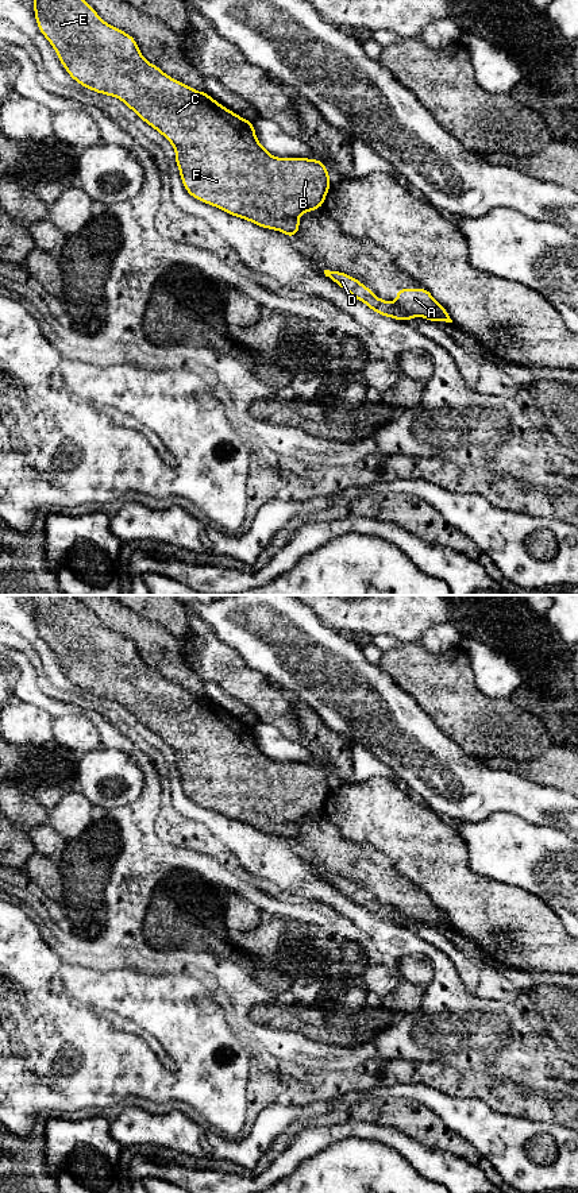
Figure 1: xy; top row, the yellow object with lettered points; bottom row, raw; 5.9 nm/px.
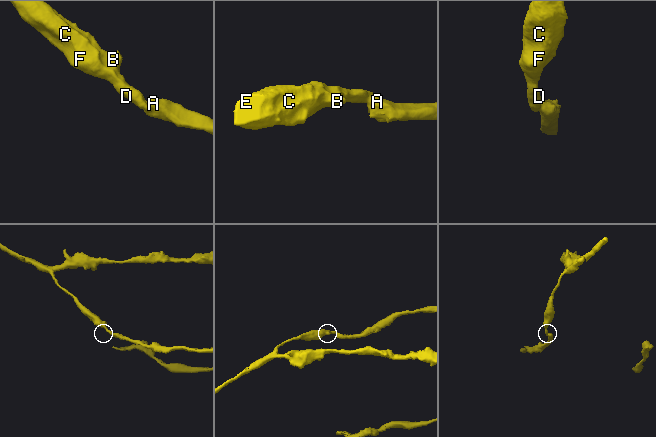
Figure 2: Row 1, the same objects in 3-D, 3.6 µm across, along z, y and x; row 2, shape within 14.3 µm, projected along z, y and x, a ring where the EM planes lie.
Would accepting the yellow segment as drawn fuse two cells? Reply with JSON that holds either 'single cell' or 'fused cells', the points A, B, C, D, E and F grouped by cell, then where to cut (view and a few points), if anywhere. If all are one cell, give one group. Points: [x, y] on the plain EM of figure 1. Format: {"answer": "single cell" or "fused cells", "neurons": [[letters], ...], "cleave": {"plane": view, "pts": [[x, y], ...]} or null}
{"answer": "fused cells", "neurons": [["A"], ["B", "C", "D", "E", "F"]], "cleave": {"plane": "xy", "pts": [[395, 908], [408, 923]]}}

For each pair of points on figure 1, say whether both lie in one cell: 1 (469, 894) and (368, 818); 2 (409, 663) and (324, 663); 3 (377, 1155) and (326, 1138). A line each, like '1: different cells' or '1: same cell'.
1: same cell
2: different cells
3: different cells

